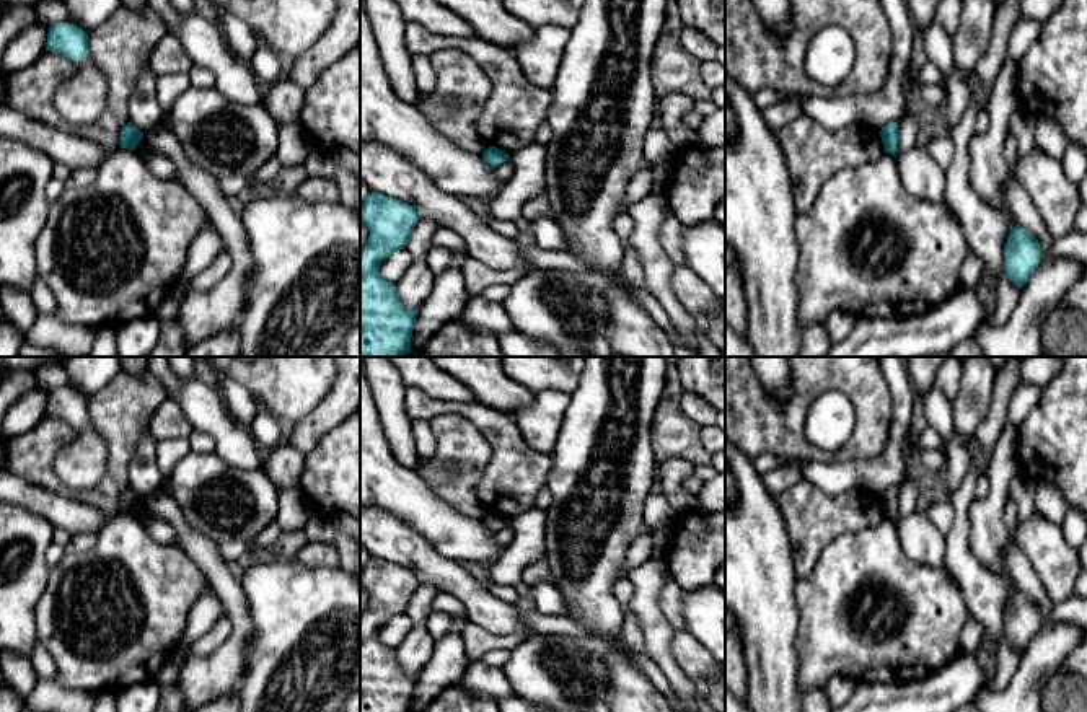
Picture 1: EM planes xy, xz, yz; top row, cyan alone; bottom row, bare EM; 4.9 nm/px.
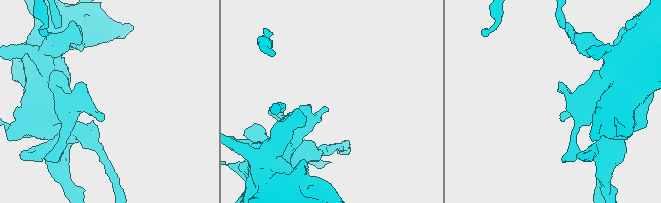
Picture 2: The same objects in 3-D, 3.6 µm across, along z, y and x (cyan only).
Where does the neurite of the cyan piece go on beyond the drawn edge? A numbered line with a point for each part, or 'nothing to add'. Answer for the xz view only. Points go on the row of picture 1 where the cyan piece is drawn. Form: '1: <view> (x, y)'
nothing to add

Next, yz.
nothing to add

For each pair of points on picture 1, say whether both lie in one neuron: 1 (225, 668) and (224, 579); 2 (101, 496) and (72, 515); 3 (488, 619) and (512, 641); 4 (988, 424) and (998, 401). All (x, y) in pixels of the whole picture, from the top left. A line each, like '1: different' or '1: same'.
1: same
2: different
3: different
4: same

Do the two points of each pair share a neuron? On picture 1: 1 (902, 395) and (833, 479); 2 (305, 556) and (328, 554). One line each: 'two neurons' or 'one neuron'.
1: one neuron
2: one neuron

